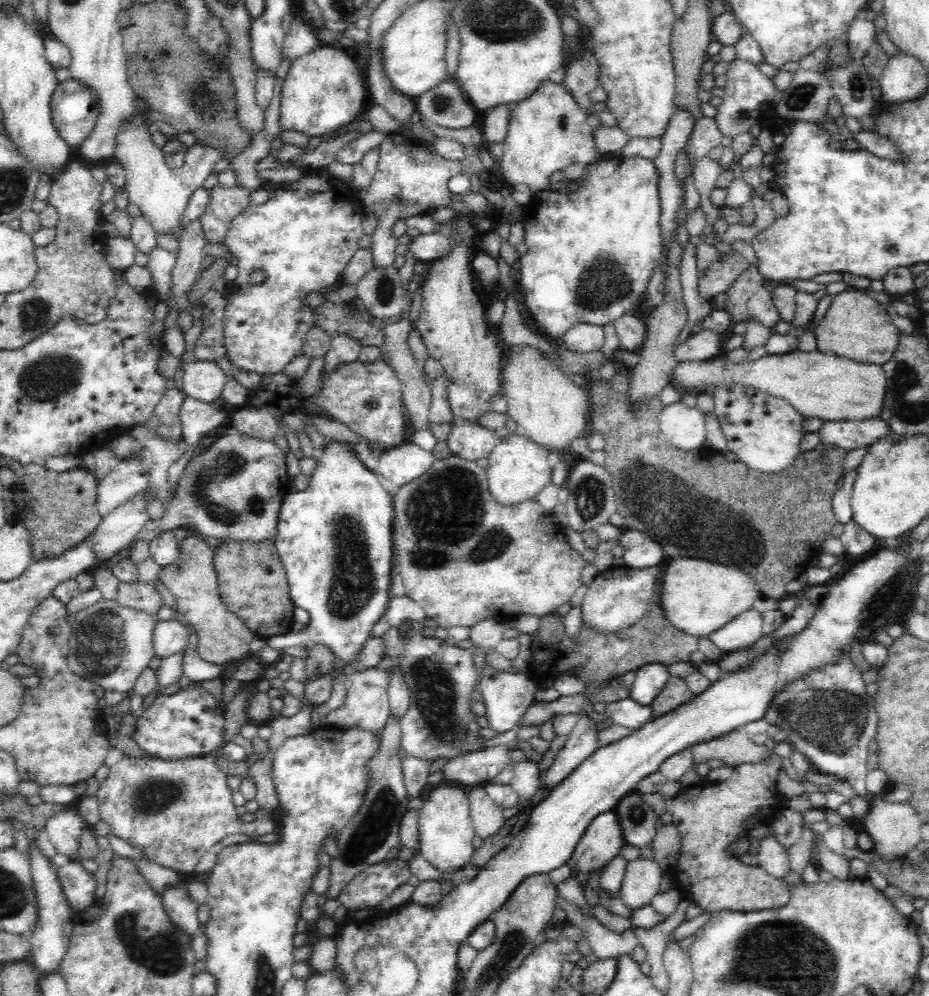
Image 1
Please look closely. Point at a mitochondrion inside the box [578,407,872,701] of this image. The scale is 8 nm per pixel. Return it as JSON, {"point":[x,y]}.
{"point":[658,500]}

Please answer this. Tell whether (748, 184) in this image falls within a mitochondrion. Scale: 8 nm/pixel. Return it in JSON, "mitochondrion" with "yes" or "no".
{"mitochondrion":"no"}

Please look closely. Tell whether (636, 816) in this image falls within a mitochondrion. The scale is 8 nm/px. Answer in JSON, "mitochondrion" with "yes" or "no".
{"mitochondrion":"yes"}

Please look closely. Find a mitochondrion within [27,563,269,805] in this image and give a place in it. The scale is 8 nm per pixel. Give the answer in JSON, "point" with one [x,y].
{"point":[101,645]}

